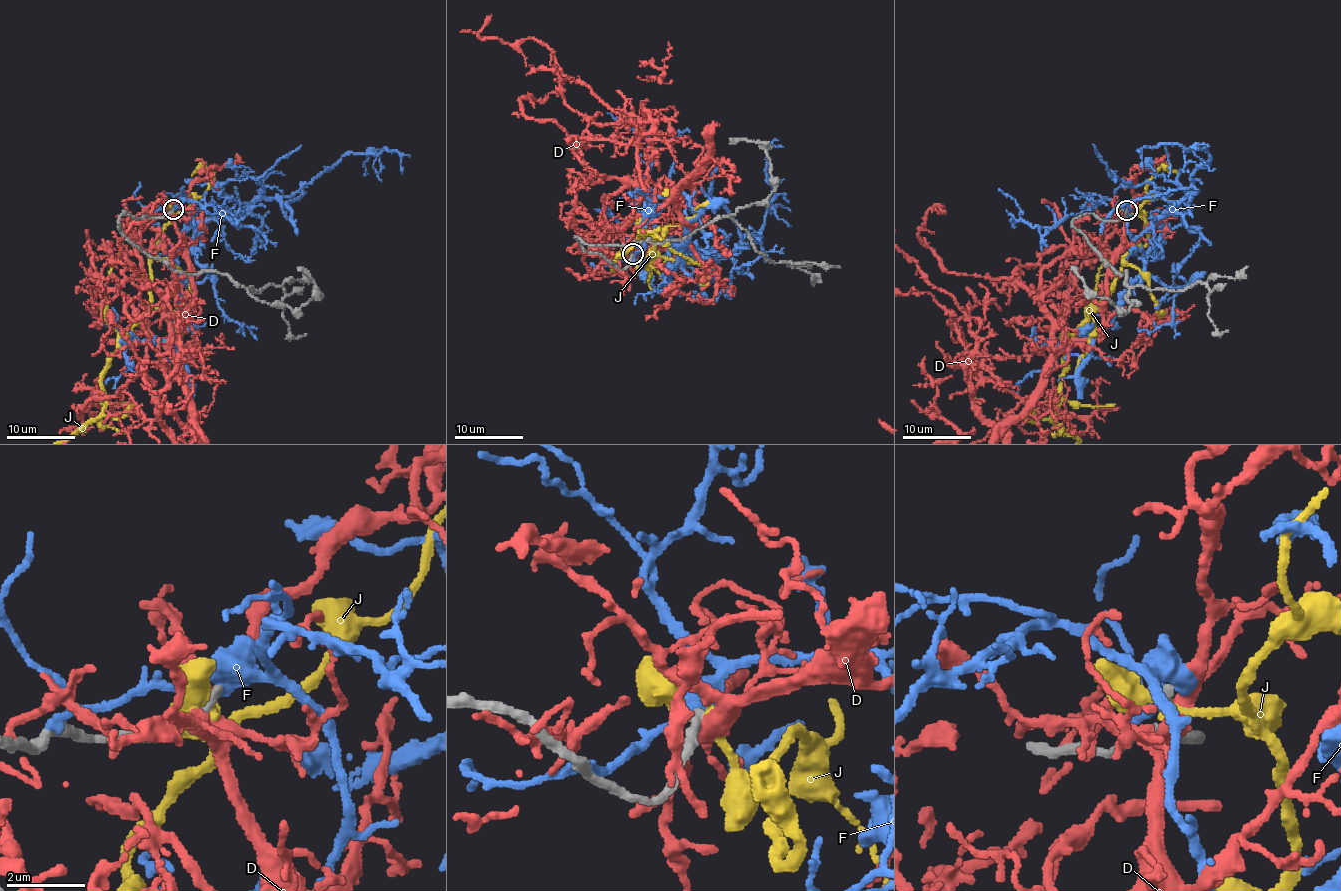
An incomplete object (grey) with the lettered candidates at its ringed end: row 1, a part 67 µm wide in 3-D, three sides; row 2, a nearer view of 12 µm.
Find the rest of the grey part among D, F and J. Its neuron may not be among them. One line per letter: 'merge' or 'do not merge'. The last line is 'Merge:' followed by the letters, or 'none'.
D: do not merge
F: do not merge
J: do not merge
Merge: none

